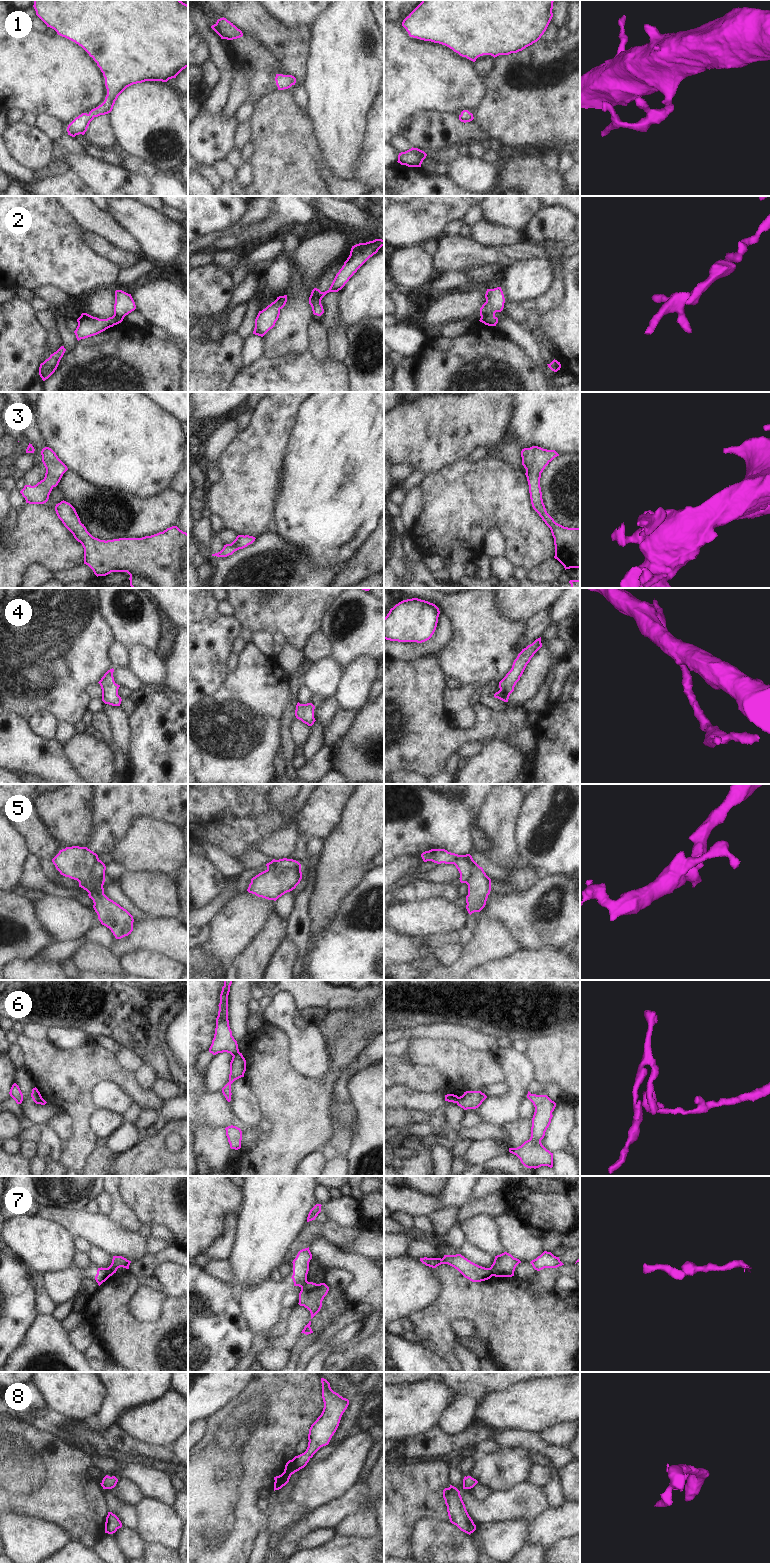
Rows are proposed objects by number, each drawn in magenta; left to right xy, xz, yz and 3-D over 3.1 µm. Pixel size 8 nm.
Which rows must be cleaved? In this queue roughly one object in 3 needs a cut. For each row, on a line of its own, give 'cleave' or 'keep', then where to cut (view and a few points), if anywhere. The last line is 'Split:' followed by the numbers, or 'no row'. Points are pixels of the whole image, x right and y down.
1: keep; no cut
2: cleave; cut in yz along (494, 315), (483, 315), (481, 317)
3: keep; no cut
4: keep; no cut
5: cleave; cut in xy along (98, 858), (92, 874), (96, 878), (104, 879)
6: cleave; cut in xz along (239, 1052), (233, 1056)
7: cleave; cut in yz along (489, 1268), (493, 1275)
8: keep; no cut
Split: 2, 5, 6, 7

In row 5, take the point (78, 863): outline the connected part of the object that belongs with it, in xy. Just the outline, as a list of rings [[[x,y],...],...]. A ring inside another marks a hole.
[[[66,847],[52,859],[61,875],[77,880],[93,900],[93,908],[102,925],[111,930],[116,939],[128,936],[133,931],[133,916],[104,894],[105,879],[93,876],[98,855],[87,847]]]

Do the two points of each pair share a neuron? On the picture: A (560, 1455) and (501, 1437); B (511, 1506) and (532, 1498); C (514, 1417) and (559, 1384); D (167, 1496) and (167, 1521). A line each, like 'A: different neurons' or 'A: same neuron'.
A: same neuron
B: same neuron
C: same neuron
D: different neurons

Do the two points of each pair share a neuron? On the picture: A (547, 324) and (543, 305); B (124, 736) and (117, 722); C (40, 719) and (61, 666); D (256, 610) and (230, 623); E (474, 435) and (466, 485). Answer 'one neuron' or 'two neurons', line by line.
A: two neurons
B: one neuron
C: two neurons
D: two neurons
E: two neurons

